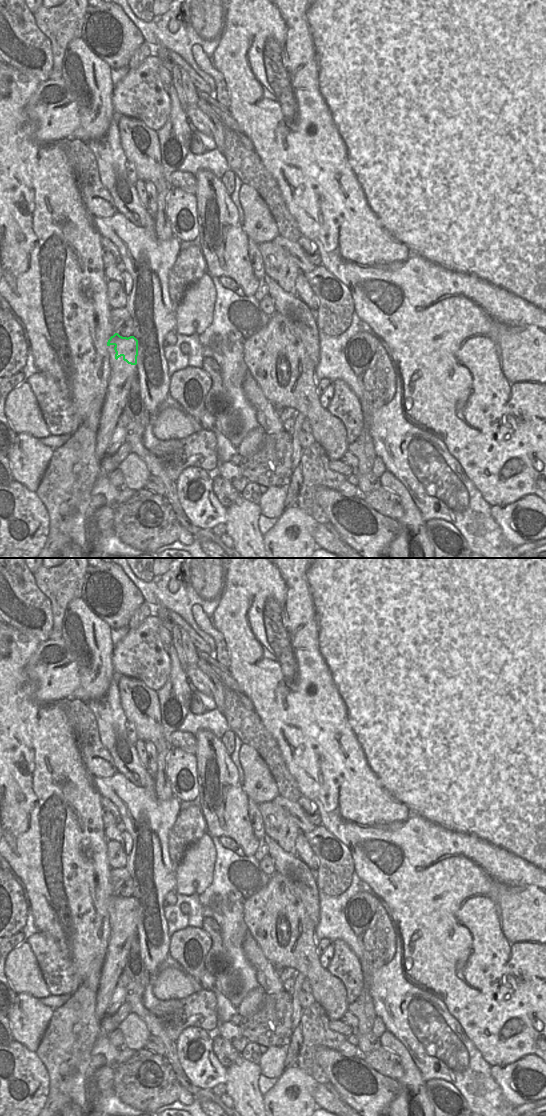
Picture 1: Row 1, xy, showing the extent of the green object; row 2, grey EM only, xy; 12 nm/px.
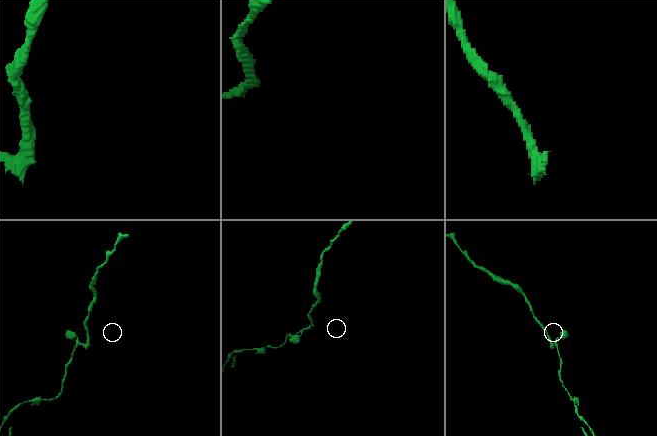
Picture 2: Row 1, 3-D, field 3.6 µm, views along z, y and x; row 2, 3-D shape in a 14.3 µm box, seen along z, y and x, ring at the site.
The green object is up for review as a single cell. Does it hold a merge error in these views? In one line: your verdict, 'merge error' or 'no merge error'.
merge error

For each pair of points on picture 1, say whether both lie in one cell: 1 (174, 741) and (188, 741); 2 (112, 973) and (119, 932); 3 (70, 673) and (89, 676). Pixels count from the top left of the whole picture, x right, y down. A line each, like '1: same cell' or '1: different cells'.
1: same cell
2: different cells
3: different cells

